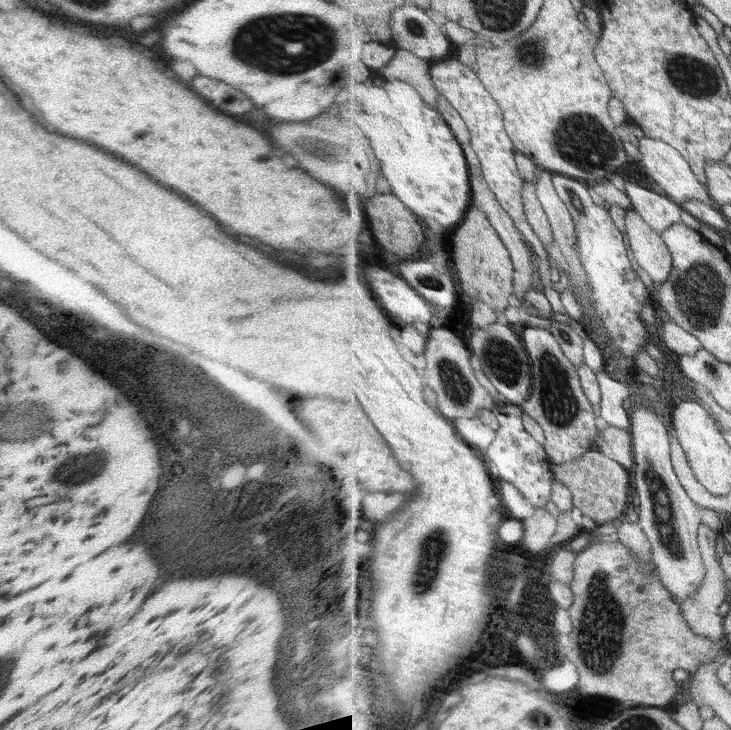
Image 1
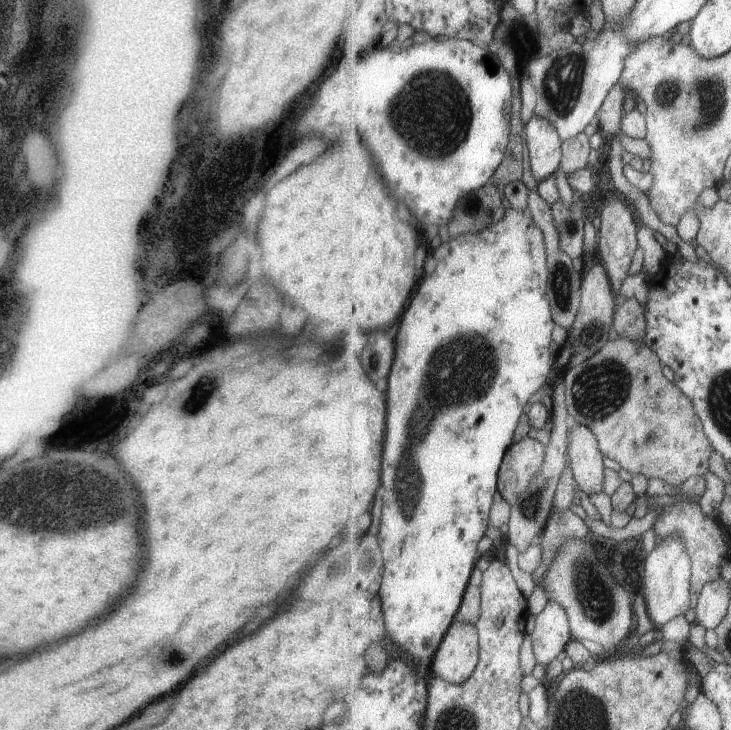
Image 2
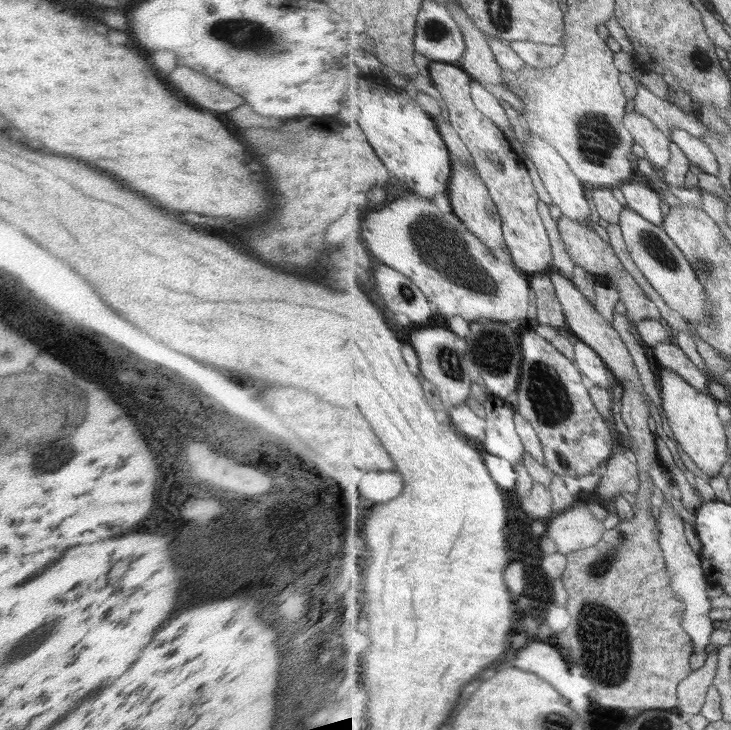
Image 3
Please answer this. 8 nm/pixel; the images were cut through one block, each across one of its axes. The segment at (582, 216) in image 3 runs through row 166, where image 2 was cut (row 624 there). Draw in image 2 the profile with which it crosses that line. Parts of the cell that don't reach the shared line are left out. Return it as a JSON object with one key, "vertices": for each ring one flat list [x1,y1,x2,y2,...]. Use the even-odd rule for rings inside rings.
{"vertices":[[548,602,536,616,536,625,531,632,531,638,533,638,533,652,537,664,547,666,556,660,555,658,571,641,567,610,557,602]]}

